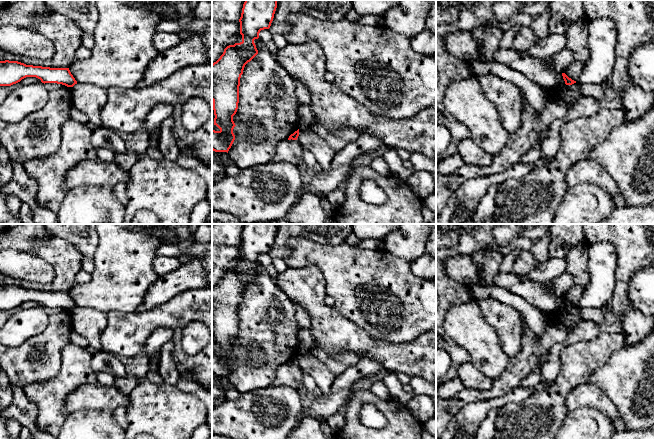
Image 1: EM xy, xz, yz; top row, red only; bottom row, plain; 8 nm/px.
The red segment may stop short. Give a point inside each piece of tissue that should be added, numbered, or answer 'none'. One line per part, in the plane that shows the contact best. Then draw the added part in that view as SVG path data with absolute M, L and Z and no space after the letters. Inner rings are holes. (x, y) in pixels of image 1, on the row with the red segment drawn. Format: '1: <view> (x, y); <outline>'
none

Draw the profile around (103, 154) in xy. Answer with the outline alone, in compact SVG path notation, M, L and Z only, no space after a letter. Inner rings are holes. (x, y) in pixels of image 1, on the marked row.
M98 148L97 149L97 156L100 160L105 162L114 162L116 153L105 149L105 148Z

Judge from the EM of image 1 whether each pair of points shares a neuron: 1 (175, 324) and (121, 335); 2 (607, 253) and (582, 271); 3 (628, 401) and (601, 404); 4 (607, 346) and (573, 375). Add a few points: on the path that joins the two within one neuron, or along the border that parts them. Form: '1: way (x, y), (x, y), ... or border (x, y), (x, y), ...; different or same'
1: way (162, 321), (147, 321), (134, 328); same
2: border (589, 245), (589, 281), (586, 284); different
3: border (597, 386), (613, 404), (621, 425); different
4: way (599, 350), (581, 367); same

